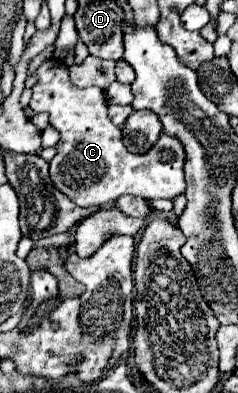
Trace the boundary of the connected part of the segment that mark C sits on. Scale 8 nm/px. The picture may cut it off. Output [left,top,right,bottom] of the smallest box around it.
[30,60,184,208]

